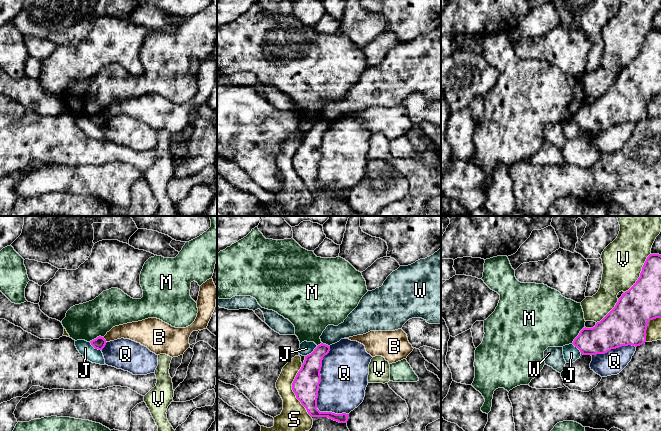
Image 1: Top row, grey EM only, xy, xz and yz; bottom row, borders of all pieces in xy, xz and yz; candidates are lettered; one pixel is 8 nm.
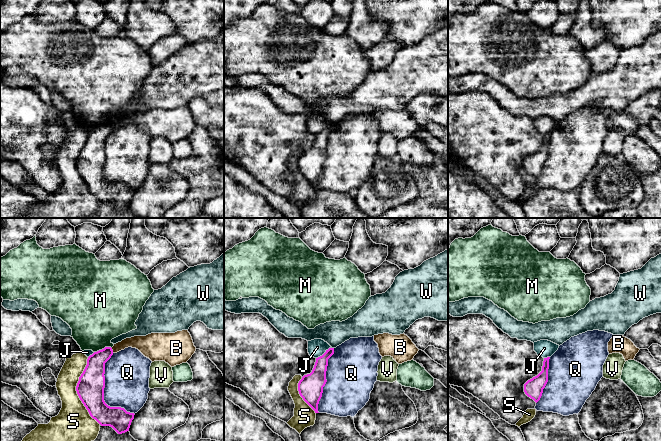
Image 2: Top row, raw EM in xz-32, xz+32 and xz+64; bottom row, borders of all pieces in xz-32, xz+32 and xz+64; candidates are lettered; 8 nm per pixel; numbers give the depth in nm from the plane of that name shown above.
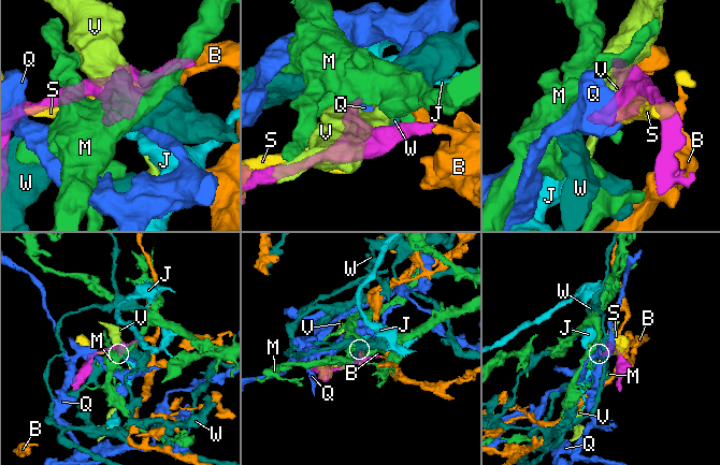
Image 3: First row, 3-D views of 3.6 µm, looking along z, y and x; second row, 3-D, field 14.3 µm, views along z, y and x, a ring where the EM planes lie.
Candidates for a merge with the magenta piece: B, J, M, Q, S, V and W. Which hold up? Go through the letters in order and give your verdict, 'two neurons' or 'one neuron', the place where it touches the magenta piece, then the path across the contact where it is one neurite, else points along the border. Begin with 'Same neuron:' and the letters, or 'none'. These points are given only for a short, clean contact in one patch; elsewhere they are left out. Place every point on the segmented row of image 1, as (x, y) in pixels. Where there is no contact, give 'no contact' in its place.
Same neuron: none
B: two neurons | xy (105, 340)
J: two neurons | xz (312, 352) | along xz (317, 346), (305, 356)
M: two neurons | yz (578, 335) | along yz (585, 327), (571, 343)
Q: two neurons | xz (317, 393)
S: two neurons | xz (293, 391)
V: two neurons | yz (640, 273)
W: two neurons | xz (325, 344) | along xz (322, 342), (329, 346)

